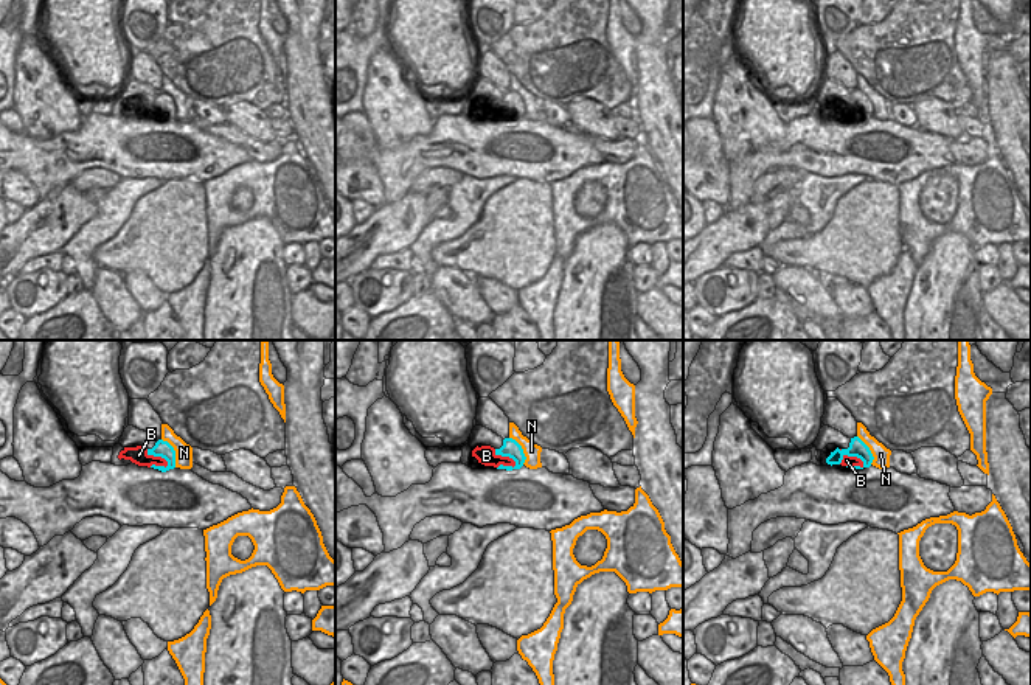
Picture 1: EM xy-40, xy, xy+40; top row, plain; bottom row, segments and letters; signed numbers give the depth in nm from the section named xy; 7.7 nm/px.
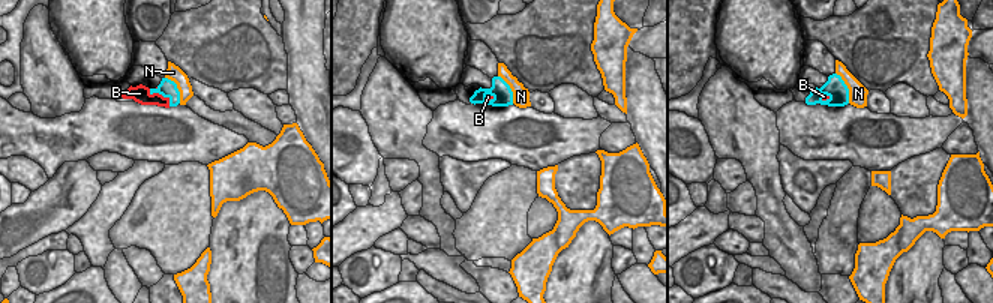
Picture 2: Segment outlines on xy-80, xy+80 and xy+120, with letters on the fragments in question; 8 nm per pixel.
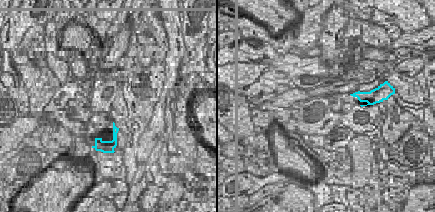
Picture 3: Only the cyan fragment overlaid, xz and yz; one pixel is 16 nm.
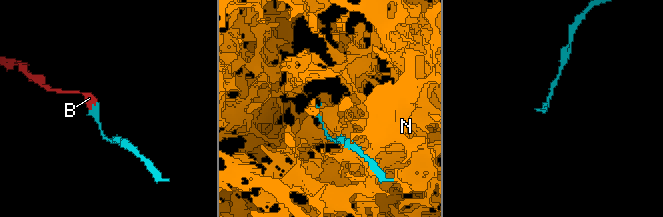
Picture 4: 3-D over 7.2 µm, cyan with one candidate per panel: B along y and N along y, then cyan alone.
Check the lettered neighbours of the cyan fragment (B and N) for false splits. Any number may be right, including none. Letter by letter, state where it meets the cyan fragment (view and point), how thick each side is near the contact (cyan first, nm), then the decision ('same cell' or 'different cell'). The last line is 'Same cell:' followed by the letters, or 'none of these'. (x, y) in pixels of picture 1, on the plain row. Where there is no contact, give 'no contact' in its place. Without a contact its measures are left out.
B: contact xy+40 (853, 107); calibres 140 and 80 nm; same cell
N: contact xy-40 (174, 104); calibres 130 and 140 nm; different cell
Same cell: B

